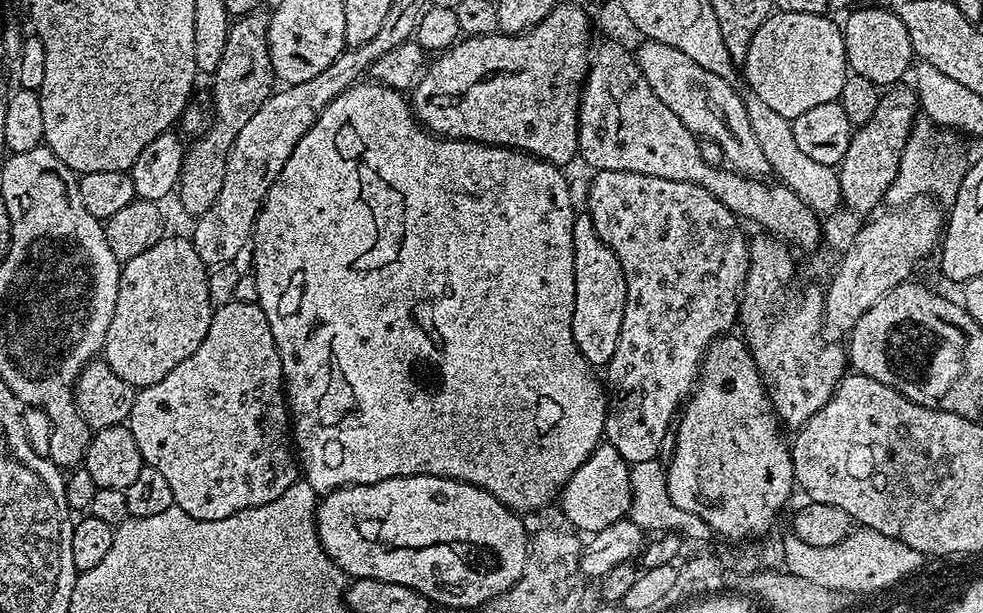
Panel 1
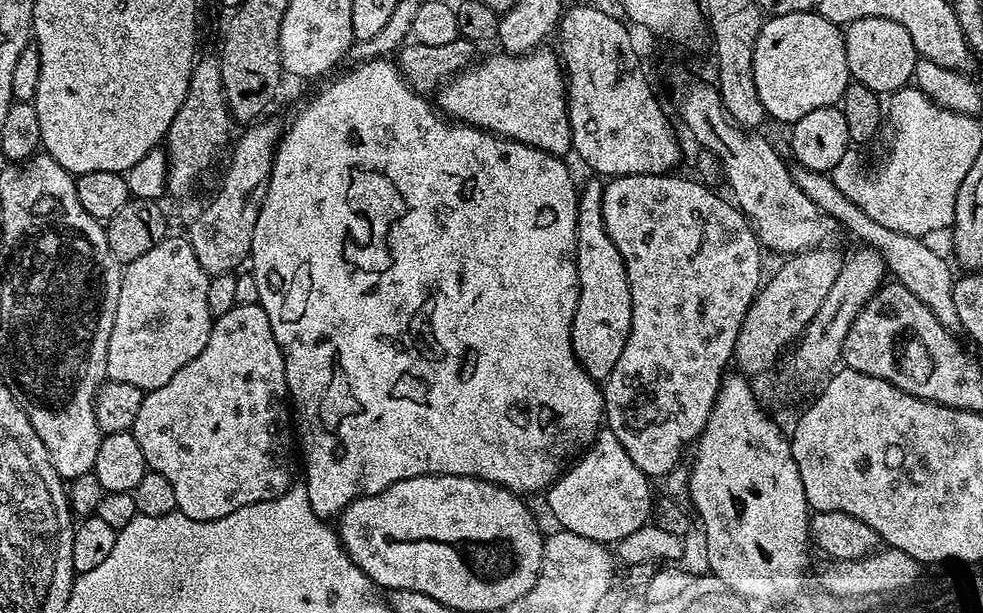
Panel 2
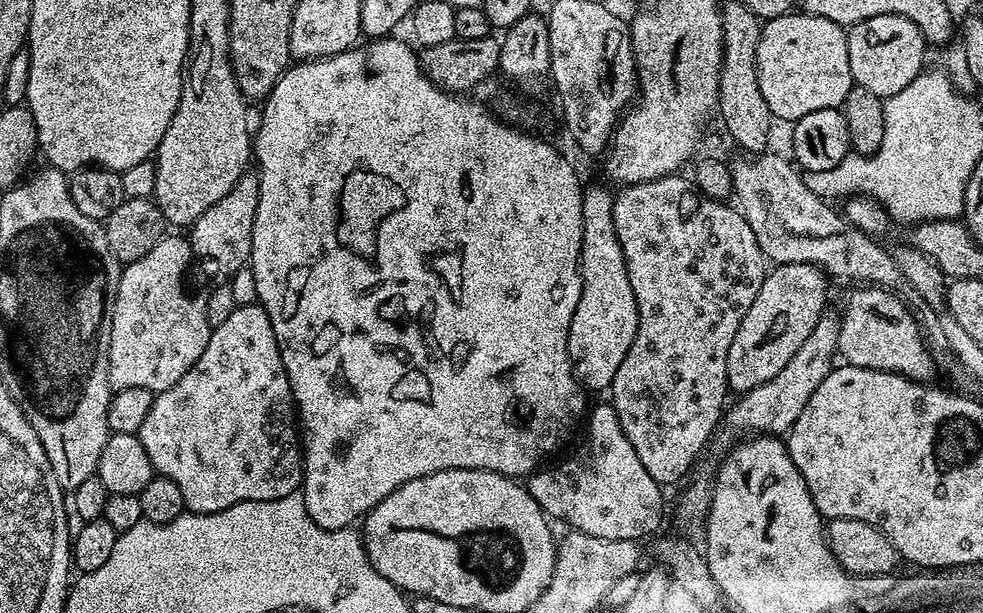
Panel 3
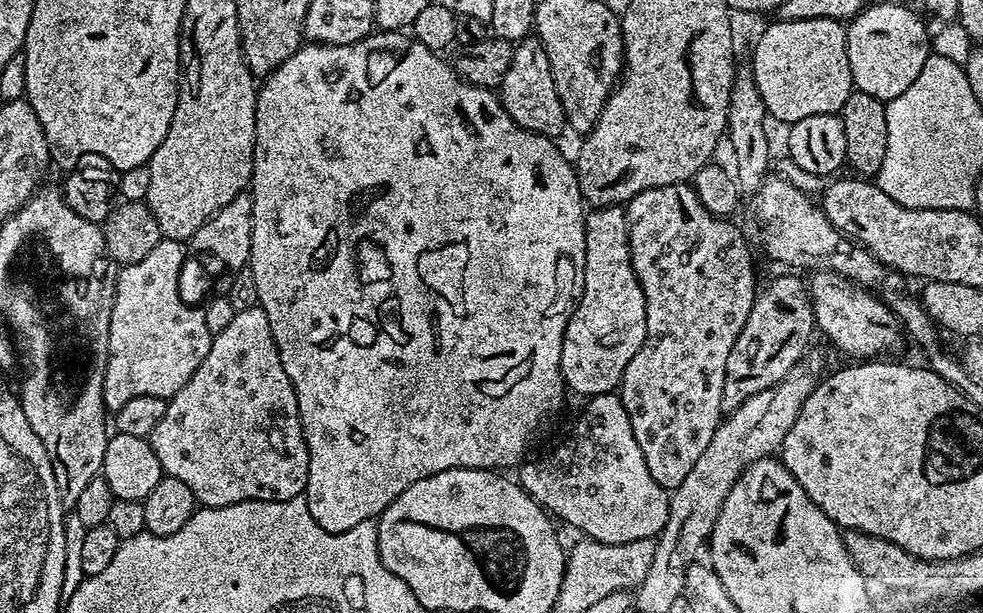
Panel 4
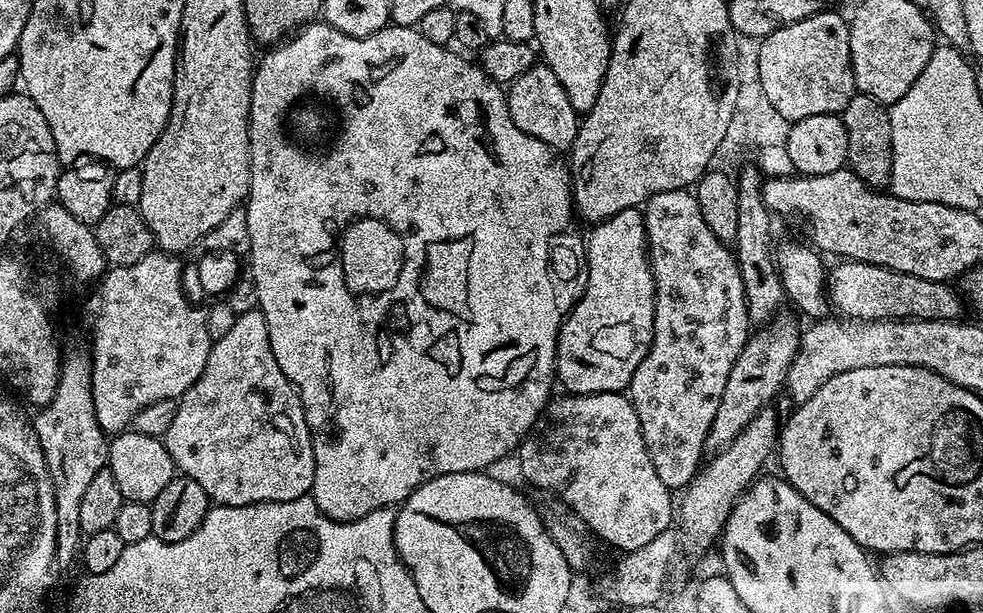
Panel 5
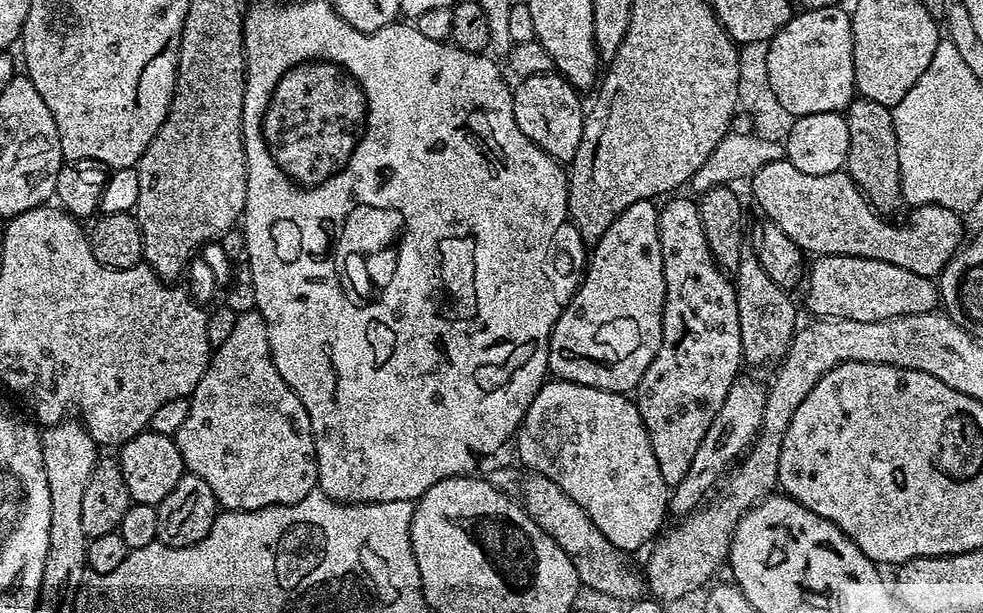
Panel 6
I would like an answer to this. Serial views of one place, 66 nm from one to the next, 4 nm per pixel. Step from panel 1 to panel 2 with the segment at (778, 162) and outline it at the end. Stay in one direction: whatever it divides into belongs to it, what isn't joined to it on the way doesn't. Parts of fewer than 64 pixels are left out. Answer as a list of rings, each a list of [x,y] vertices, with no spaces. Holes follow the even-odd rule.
[[[801,167],[795,169],[794,175],[802,194],[806,194],[806,198],[810,198],[810,202],[814,202],[818,210],[825,212],[850,235],[857,236],[861,245],[874,248],[879,252],[884,259],[887,271],[891,275],[892,272],[896,275],[893,276],[895,283],[906,286],[906,290],[910,290],[910,294],[914,294],[918,302],[926,302],[926,306],[930,306],[930,310],[938,318],[938,322],[942,322],[944,328],[949,330],[960,328],[958,310],[954,307],[954,290],[952,289],[954,275],[952,276],[951,263],[948,265],[921,237],[902,234],[898,230],[890,230],[890,226],[881,226],[879,222],[874,222],[874,218],[870,218],[866,210],[850,202],[850,198],[846,198],[846,194],[842,194],[842,190],[834,186],[831,175]]]

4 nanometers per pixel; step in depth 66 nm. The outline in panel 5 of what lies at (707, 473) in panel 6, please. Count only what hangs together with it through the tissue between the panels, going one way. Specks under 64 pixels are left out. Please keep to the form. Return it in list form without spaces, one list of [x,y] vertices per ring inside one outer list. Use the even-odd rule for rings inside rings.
[[[777,315],[763,326],[757,327],[760,329],[757,332],[755,329],[744,343],[744,348],[730,370],[730,378],[726,378],[726,390],[722,390],[718,414],[714,414],[710,434],[706,434],[705,453],[715,454],[732,444],[736,435],[772,402],[776,391],[785,387],[794,354],[800,345],[802,328],[801,325],[796,325],[794,317],[784,315]]]

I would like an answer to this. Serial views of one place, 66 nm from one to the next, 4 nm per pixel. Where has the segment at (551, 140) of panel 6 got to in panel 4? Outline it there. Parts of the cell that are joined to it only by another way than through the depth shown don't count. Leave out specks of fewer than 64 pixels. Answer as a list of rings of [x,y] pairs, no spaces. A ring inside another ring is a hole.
[[[535,34],[525,36],[513,47],[510,70],[506,70],[506,78],[502,78],[498,95],[506,114],[510,114],[510,118],[526,130],[540,136],[555,137],[556,131],[565,127],[562,102],[554,86],[554,74],[550,74],[550,58],[546,58],[546,50],[540,37]]]

